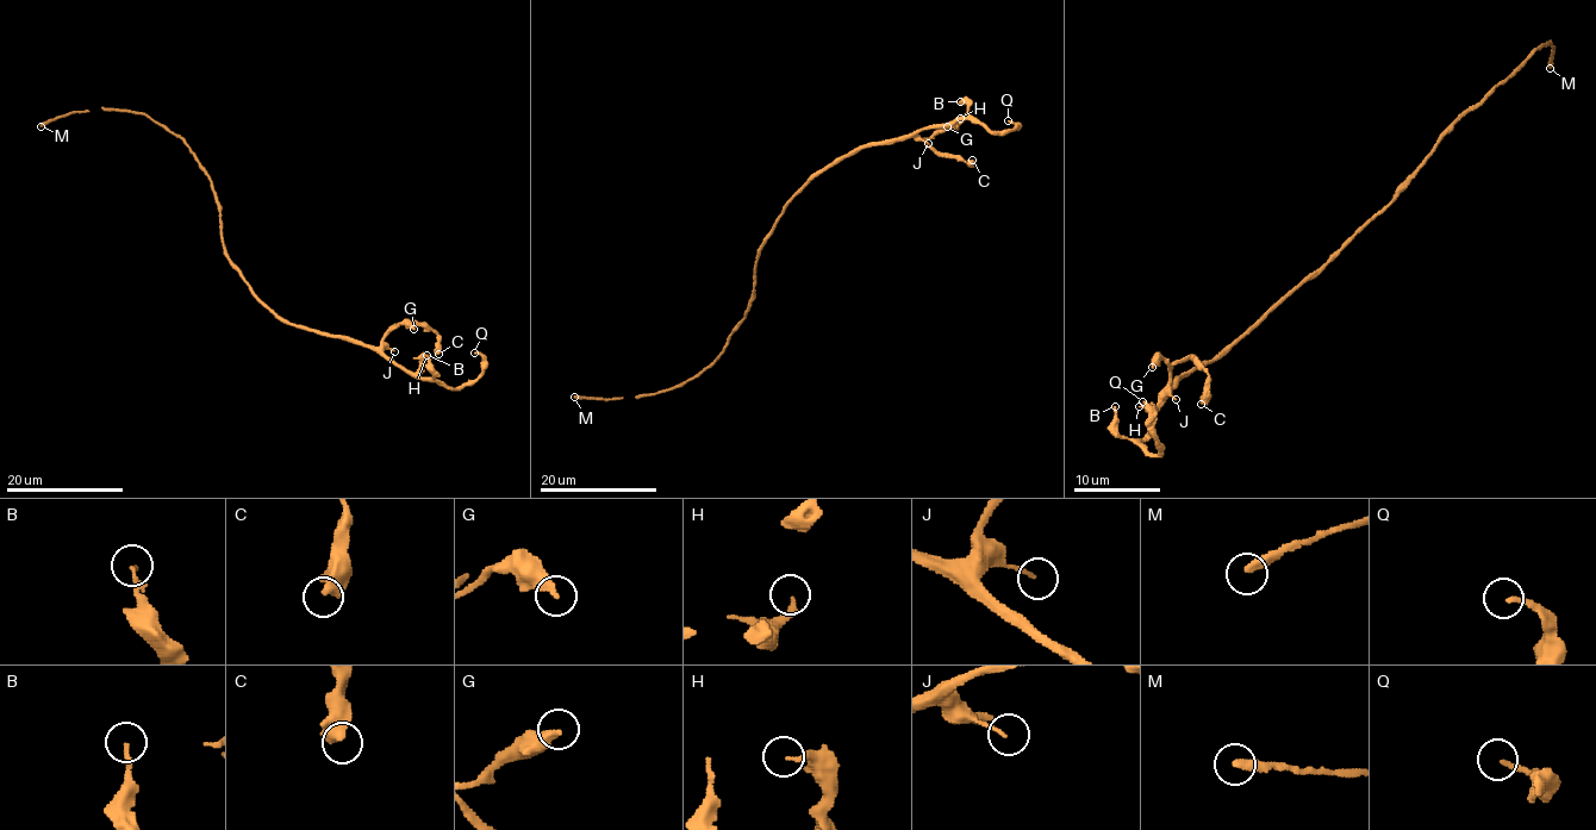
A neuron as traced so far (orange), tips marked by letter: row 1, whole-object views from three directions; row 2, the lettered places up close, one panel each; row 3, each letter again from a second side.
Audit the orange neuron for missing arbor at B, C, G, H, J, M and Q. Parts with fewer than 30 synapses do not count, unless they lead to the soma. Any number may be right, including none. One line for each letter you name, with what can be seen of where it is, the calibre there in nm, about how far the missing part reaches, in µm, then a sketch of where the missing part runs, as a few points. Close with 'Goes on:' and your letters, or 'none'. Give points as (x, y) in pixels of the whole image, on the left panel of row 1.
M: Place: (41, 126). Thickness 320 nm. Missing length about 250 µm
Goes on: M

